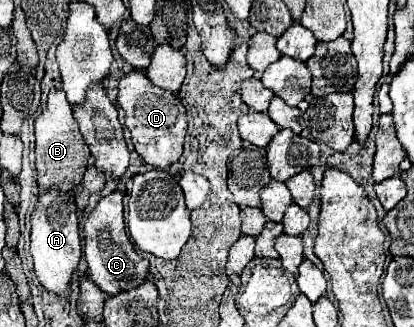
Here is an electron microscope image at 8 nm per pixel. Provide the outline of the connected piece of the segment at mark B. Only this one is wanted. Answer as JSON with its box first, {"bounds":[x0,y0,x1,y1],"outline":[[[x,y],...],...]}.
{"bounds":[35,89,89,191],"outline":[[[51,89],[45,111],[35,119],[35,155],[39,191],[49,191],[51,187],[57,191],[71,191],[81,183],[89,165],[89,147],[81,137],[81,131],[73,119],[73,109],[61,89]]]}

